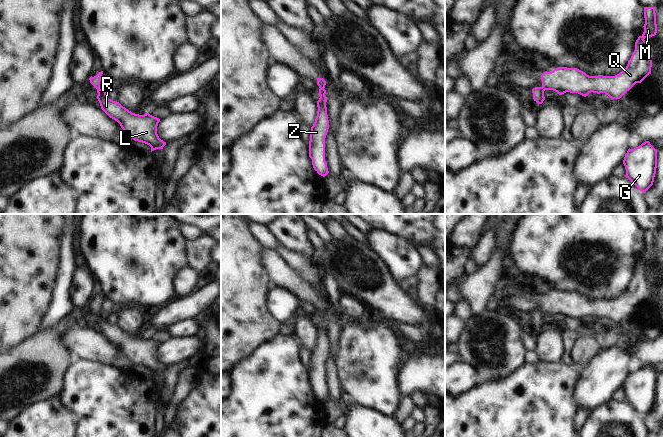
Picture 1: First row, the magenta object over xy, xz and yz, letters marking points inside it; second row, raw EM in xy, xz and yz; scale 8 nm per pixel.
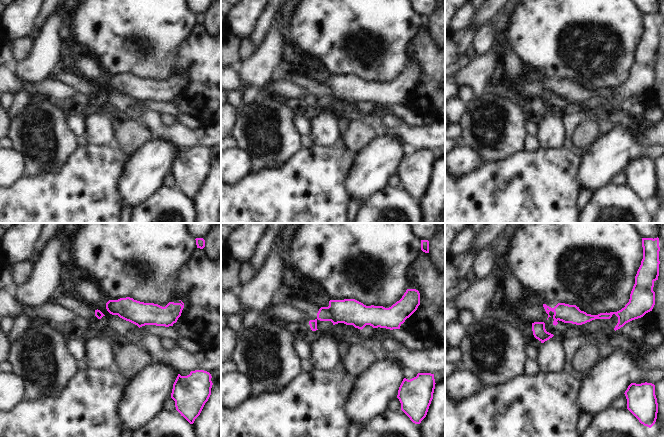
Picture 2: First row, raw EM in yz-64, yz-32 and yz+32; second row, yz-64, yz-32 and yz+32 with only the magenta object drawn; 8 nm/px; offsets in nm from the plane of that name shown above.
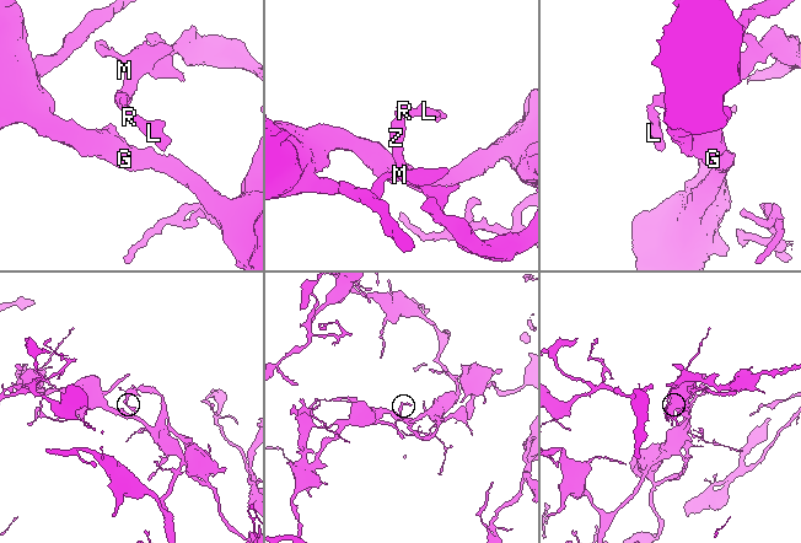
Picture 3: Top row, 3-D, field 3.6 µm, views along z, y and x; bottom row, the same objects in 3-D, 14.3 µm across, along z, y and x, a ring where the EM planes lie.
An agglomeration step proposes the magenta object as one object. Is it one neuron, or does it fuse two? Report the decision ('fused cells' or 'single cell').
fused cells

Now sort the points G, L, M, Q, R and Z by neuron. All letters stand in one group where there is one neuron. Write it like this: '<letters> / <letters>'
G M Q Z / L R

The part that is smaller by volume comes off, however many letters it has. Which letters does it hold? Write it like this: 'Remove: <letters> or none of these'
Remove: L, R

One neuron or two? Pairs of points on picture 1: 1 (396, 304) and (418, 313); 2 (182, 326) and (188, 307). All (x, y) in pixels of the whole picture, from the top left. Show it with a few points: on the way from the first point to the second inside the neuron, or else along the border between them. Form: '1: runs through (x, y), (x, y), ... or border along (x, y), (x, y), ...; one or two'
1: runs through (401, 307), (413, 313); one
2: border along (194, 318), (178, 320), (168, 327); two

